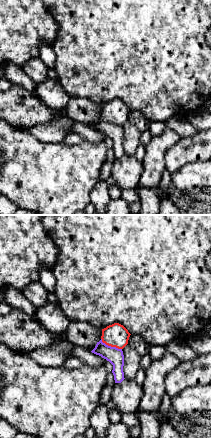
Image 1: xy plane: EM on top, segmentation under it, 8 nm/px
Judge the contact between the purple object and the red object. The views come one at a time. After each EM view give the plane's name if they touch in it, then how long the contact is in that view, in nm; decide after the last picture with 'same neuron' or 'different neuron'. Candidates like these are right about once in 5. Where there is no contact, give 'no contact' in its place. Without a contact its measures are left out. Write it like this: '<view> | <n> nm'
xy | 190 nm

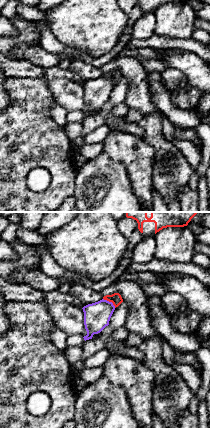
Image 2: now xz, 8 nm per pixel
xz | 130 nm

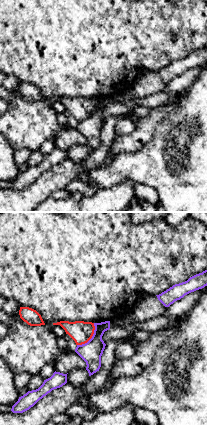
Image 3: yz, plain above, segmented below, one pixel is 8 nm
yz | 240 nm

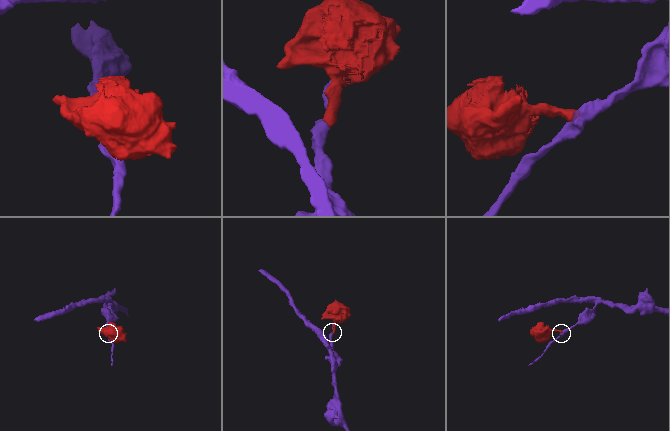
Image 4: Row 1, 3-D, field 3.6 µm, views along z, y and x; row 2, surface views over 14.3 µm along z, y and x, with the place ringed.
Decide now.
different neuron

